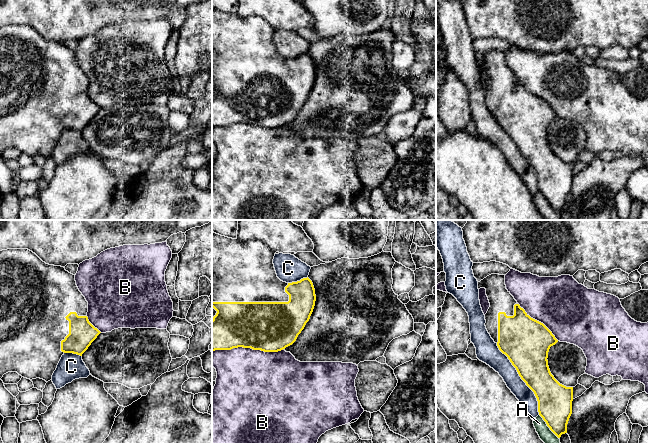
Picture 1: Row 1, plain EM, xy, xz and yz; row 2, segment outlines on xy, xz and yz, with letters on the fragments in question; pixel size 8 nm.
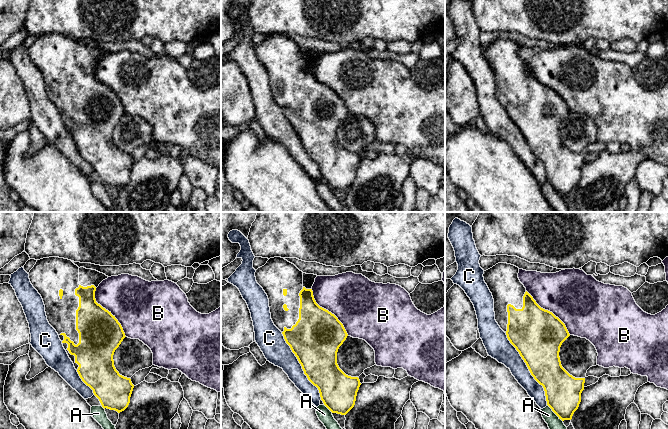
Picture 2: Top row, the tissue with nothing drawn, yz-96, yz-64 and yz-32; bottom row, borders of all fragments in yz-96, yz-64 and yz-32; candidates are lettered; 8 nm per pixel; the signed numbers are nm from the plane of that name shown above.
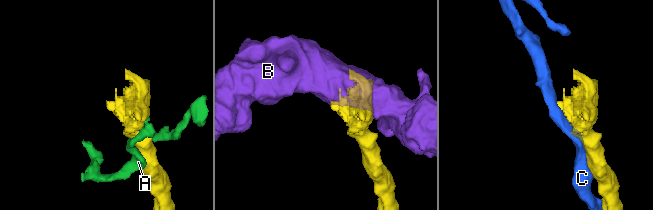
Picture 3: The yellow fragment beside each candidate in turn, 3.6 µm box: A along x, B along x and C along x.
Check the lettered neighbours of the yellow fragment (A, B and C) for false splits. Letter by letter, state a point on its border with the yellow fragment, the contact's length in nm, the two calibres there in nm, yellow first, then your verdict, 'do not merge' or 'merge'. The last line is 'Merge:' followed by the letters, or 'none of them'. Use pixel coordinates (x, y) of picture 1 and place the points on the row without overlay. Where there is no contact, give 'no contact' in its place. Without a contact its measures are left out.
A: contact yz (547, 201); length 260 nm; calibres 280 and 130 nm; do not merge
B: contact xz (247, 123); length 550 nm; calibres 400 and 480 nm; do not merge
C: contact yz (521, 154); length 650 nm; calibres 340 and 150 nm; do not merge
Merge: none of them

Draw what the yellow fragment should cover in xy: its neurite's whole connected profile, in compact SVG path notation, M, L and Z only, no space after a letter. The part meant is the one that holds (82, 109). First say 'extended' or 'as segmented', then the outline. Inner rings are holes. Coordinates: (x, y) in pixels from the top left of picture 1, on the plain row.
extended | M7 25L0 27L0 155L8 148L17 148L22 153L30 156L36 154L43 155L46 158L52 156L52 151L65 129L82 132L101 109L89 98L87 88L88 78L76 61L75 51L66 47L64 43L46 40L28 25Z

